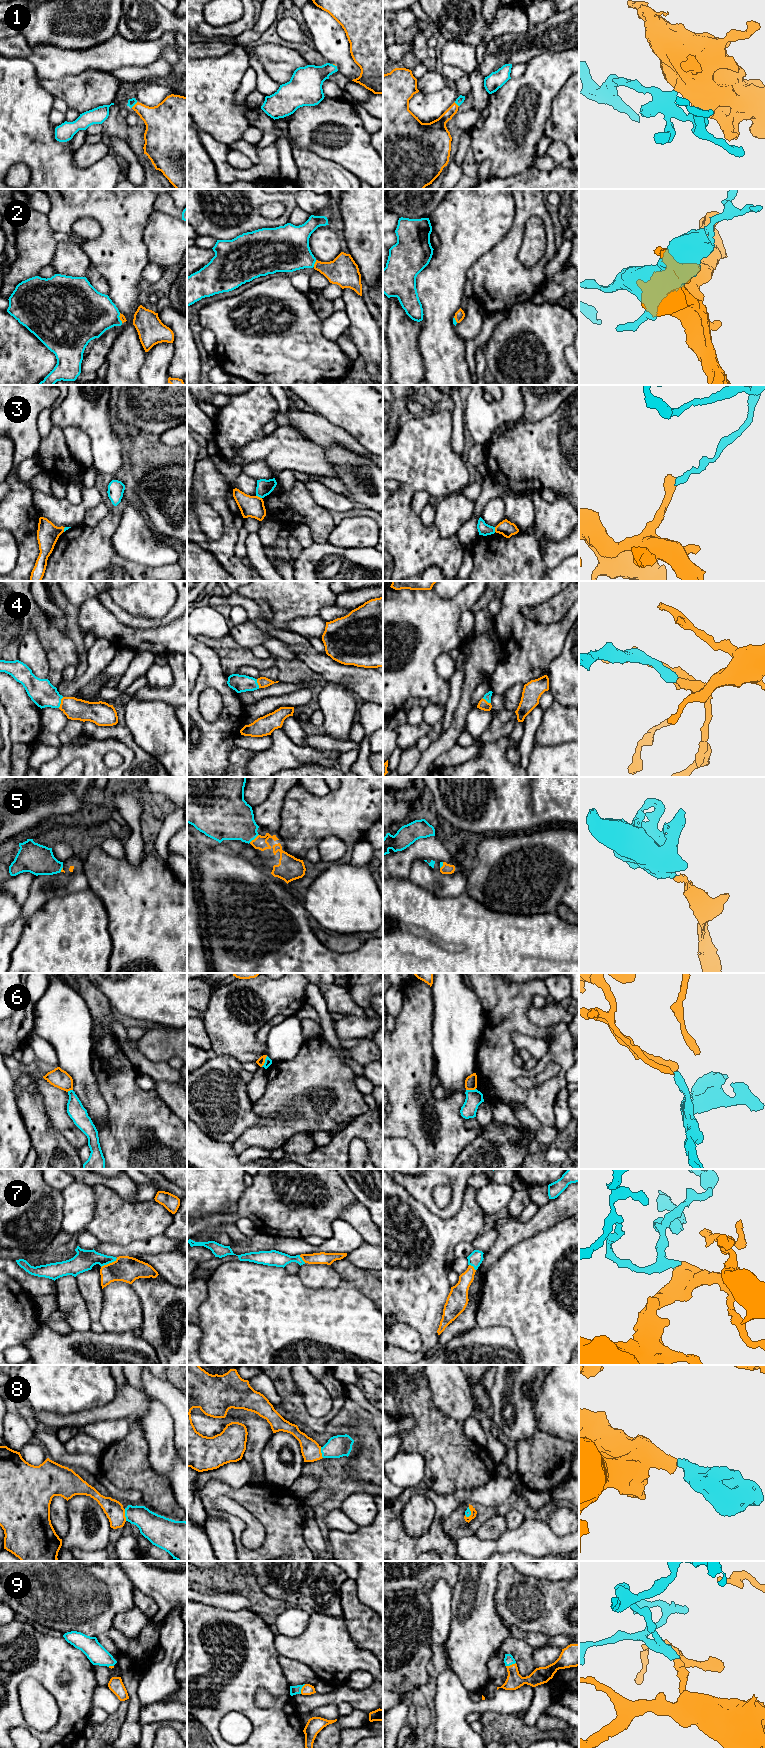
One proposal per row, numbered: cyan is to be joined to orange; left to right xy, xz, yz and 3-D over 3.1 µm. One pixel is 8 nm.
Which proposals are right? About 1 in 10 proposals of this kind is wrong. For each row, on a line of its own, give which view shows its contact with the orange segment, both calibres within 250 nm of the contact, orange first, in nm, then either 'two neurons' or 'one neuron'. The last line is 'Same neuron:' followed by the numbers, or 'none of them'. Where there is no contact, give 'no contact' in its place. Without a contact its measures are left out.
1: xy | 260/60 nm | one neuron
2: xz | 240/340 nm | one neuron
3: xz | 180/130 nm | two neurons
4: xy | 180/200 nm | one neuron
5: xz | 110/360 nm | one neuron
6: xz | 60/60 nm | one neuron
7: xy | 200/170 nm | one neuron
8: xy | 150/220 nm | one neuron
9: xz | 90/70 nm | one neuron
Same neuron: 1, 2, 4, 5, 6, 7, 8, 9

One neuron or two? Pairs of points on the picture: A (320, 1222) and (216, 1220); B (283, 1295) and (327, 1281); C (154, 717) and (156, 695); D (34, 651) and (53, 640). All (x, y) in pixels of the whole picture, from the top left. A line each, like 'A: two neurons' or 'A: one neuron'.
A: one neuron
B: two neurons
C: two neurons
D: two neurons

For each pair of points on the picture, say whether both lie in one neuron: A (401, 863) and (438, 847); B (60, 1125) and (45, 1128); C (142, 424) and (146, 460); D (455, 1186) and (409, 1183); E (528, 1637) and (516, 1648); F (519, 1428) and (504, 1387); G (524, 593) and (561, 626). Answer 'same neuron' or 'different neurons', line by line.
A: same neuron
B: different neurons
C: different neurons
D: same neuron
E: different neurons
F: same neuron
G: same neuron

